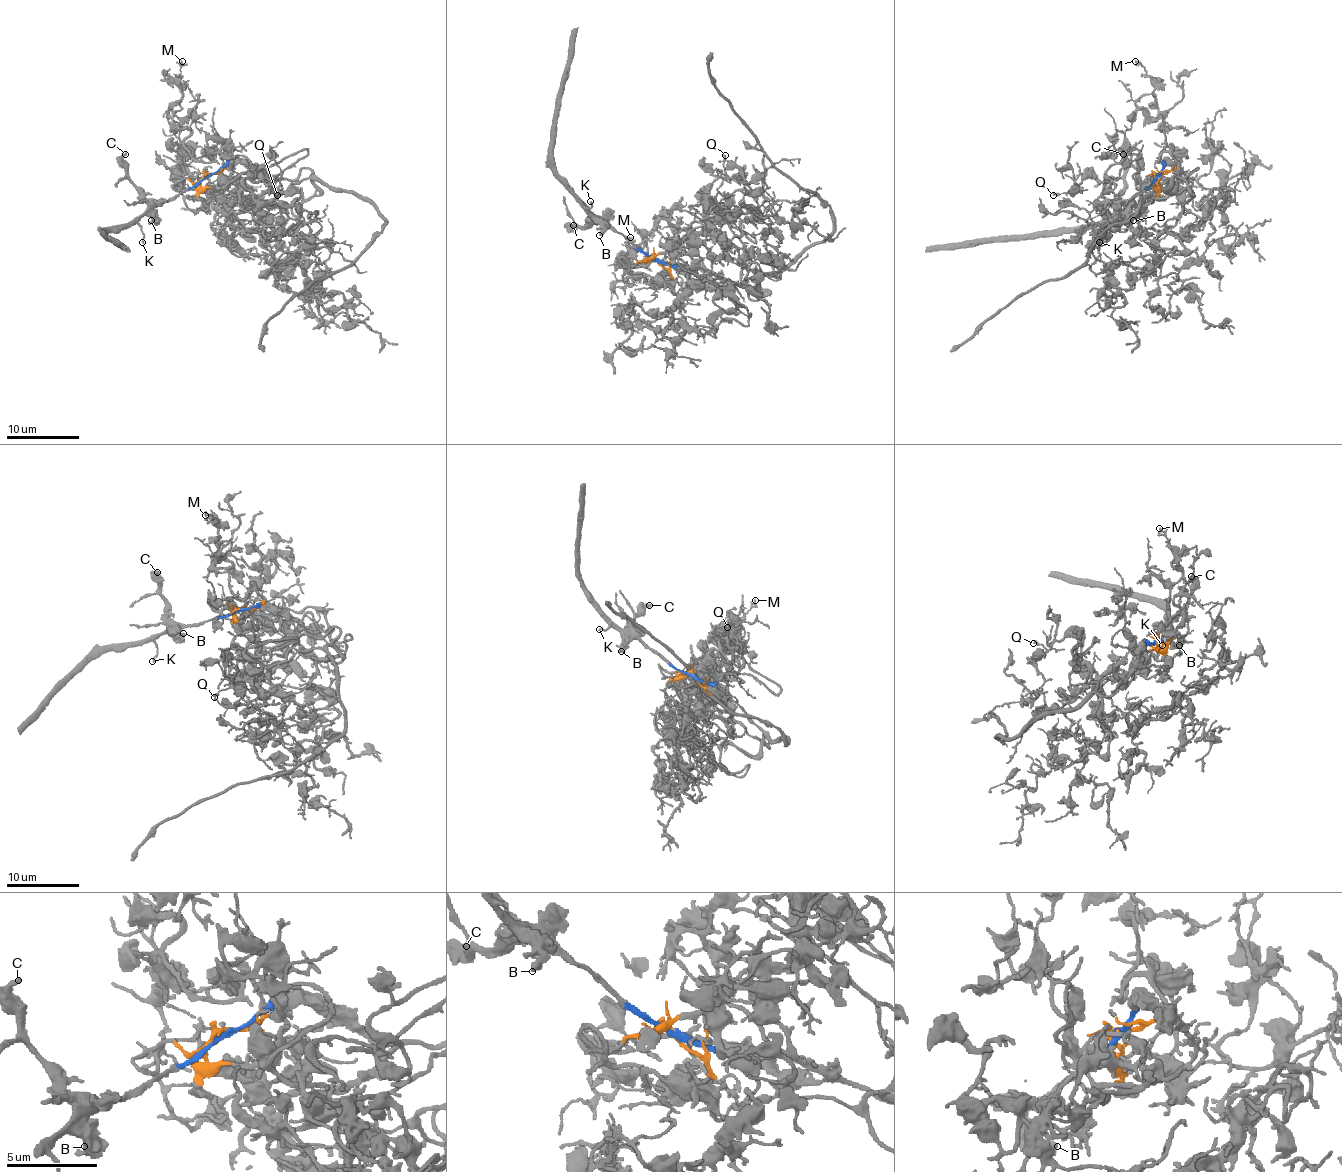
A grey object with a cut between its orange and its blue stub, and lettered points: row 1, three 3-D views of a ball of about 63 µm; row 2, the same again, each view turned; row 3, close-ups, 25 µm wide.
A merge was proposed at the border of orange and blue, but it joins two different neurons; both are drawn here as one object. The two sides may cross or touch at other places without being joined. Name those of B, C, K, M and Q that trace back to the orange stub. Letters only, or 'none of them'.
M, Q

